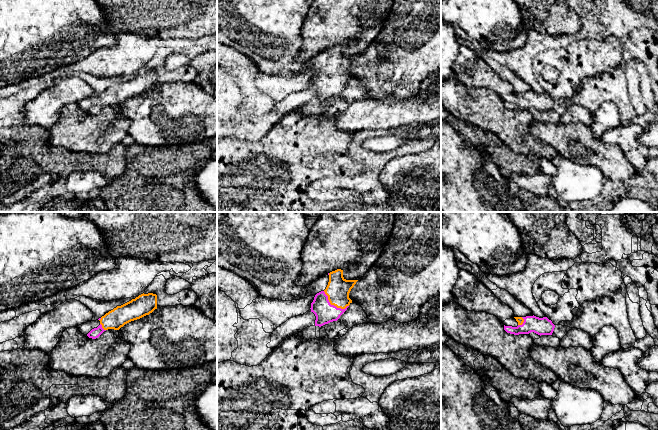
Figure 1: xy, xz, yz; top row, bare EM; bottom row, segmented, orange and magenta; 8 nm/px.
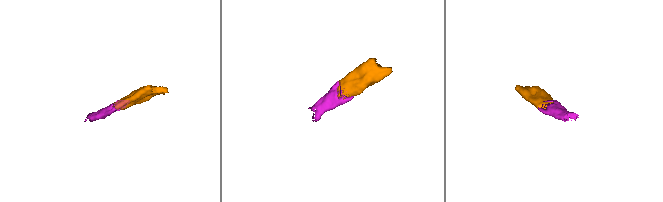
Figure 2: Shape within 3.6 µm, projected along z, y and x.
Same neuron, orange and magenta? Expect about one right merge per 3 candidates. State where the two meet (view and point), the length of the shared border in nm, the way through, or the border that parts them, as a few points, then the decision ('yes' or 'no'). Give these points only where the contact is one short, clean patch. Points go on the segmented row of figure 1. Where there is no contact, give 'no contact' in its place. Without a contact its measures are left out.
meets orange in xz at (333, 304); contact 240 nm long; runs through xz (338, 289), (333, 304), (325, 313); yes

